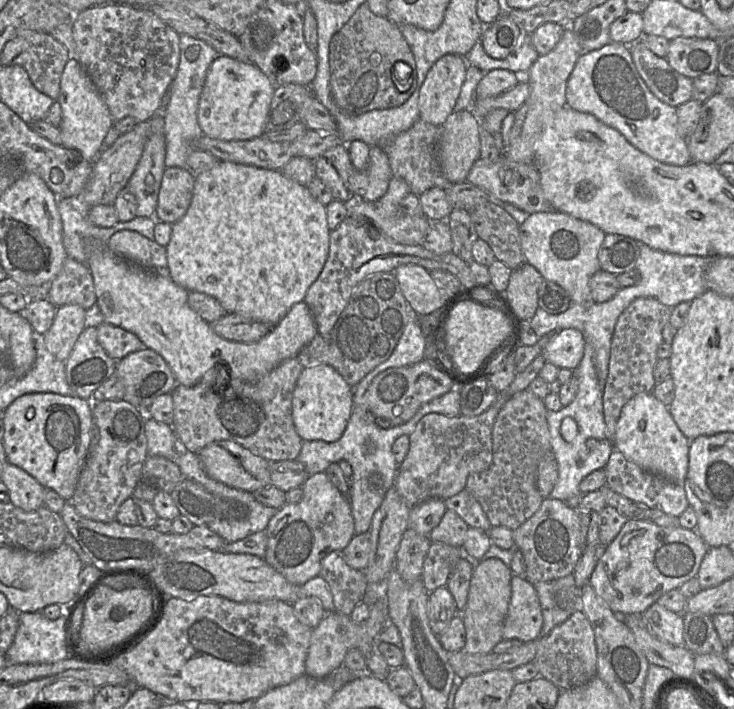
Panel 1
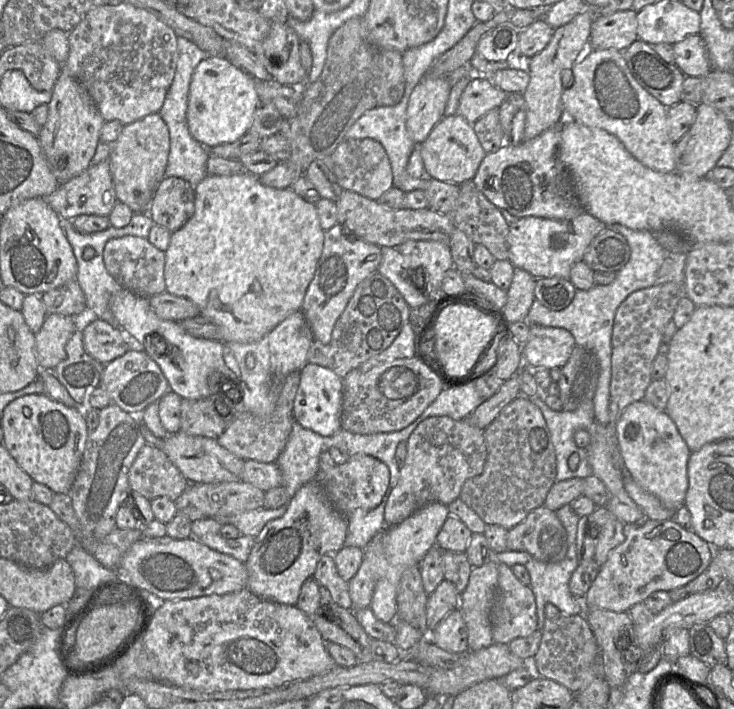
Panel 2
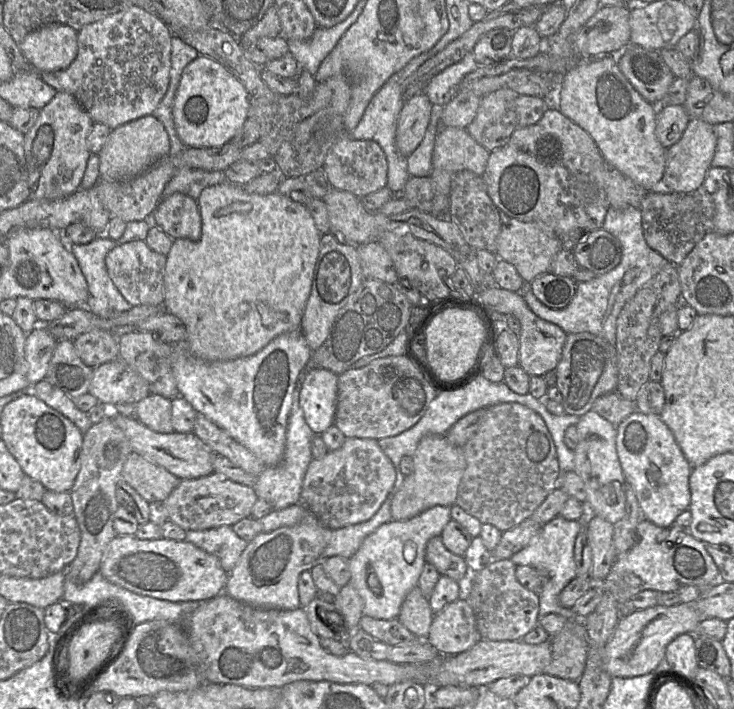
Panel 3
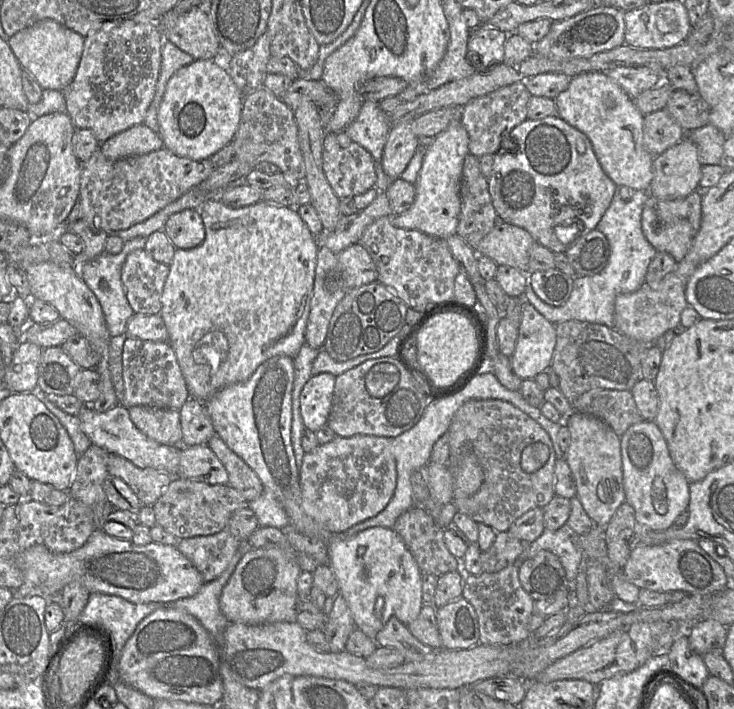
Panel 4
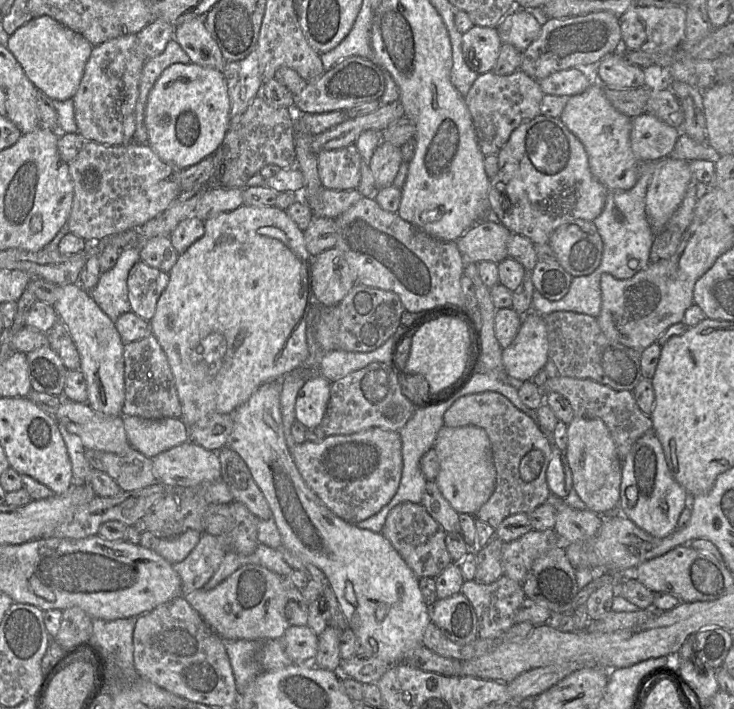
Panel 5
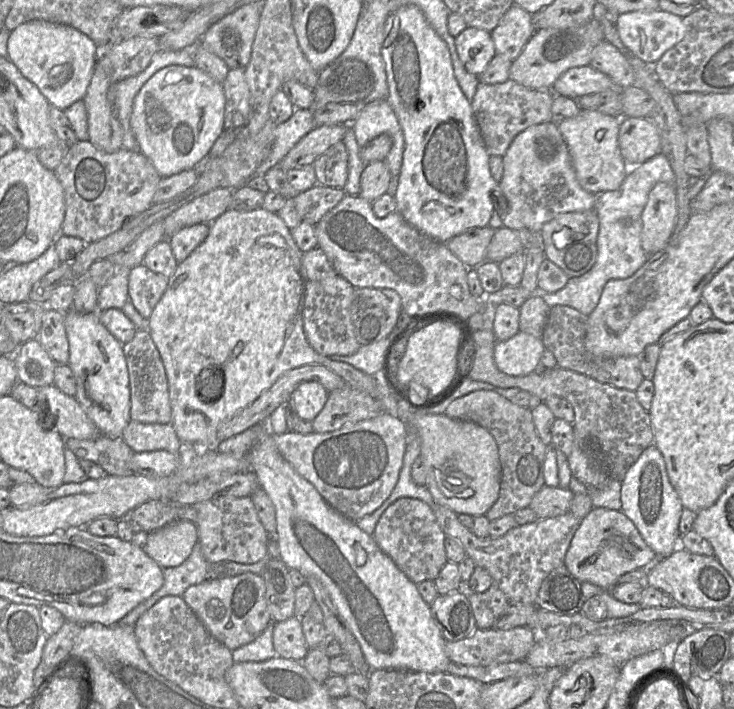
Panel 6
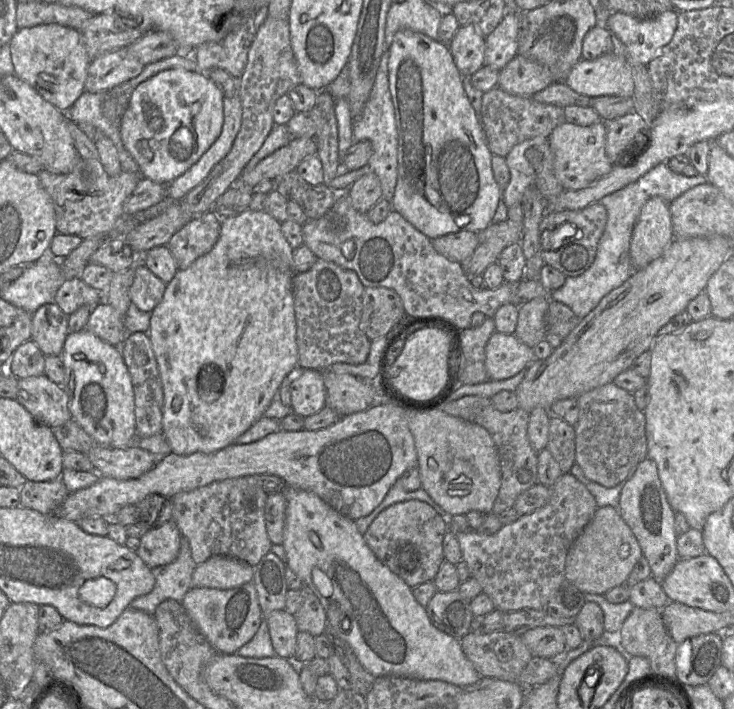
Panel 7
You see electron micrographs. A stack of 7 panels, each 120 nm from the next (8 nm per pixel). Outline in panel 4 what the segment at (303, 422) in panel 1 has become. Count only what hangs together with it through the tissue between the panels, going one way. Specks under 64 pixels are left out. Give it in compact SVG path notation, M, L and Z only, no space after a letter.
M330 373L312 376L300 394L300 411L305 428L316 432L327 425L336 377Z

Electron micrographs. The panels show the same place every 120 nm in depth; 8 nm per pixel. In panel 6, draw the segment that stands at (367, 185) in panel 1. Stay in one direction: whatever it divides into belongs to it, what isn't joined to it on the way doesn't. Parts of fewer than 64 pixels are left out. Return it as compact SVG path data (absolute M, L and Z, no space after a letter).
M343 141L327 149L312 166L317 184L343 189L348 179L348 152Z

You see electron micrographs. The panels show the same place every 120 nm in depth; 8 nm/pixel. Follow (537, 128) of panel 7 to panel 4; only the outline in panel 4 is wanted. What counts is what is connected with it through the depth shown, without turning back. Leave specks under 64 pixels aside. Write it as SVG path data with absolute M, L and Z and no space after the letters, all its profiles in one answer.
M516 82L475 98L463 106L461 123L469 136L469 153L481 157L494 155L500 148L513 149L512 145L507 145L507 136L514 127L527 120L527 105L531 97L524 82Z

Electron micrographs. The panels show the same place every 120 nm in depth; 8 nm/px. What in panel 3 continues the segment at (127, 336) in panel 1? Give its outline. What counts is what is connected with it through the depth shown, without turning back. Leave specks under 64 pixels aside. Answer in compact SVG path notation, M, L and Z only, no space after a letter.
M93 329L73 340L77 355L91 368L119 358L119 340L111 332Z

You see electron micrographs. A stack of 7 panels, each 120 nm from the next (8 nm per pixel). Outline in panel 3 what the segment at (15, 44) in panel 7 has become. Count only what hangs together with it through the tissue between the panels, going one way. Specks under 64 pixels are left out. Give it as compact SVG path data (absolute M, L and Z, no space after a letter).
M47 24L27 34L19 49L37 72L63 70L77 56L77 33L64 24Z

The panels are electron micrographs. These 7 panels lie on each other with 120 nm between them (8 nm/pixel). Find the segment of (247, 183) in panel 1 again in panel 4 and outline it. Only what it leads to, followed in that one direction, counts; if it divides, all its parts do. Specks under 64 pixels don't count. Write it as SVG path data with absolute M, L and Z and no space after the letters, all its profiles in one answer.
M211 198L199 210L205 228L204 241L190 249L175 250L161 296L160 315L167 328L168 342L175 352L191 398L205 403L222 388L248 380L266 360L279 355L295 358L304 344L319 247L316 237L303 222L296 208L262 200L249 206L231 208L217 198Z

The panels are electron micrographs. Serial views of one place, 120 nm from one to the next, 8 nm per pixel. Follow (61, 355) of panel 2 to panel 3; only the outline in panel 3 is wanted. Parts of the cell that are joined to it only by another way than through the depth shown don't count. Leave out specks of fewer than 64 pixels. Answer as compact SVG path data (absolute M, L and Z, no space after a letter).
M39 324L26 335L24 351L30 386L45 379L57 343L58 340L47 330L45 324Z

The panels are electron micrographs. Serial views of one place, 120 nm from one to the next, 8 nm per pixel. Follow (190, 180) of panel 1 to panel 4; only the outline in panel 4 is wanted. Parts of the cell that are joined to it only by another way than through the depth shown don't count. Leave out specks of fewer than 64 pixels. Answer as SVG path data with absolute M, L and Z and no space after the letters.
M185 209L167 219L163 231L176 249L190 249L205 239L205 228L200 211Z

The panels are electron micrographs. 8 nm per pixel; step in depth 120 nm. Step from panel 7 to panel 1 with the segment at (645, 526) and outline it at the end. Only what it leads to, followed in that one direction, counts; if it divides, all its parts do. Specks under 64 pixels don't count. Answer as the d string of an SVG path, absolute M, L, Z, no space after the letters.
M652 392L632 397L622 408L616 425L614 448L643 470L684 486L689 466L690 440L677 426L669 408Z

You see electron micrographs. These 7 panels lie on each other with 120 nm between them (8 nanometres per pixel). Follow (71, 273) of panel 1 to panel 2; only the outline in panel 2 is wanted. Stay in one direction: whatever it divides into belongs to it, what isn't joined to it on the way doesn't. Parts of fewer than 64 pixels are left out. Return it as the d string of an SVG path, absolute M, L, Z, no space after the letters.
M77 279L48 291L40 297L47 314L61 314L73 317L86 310L85 295Z

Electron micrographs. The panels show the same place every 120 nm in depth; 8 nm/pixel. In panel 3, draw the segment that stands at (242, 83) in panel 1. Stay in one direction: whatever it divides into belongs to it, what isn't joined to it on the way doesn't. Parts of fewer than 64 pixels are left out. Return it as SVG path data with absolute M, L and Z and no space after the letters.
M198 56L183 70L176 91L172 116L185 148L213 148L228 143L247 119L250 96L243 84L223 65Z

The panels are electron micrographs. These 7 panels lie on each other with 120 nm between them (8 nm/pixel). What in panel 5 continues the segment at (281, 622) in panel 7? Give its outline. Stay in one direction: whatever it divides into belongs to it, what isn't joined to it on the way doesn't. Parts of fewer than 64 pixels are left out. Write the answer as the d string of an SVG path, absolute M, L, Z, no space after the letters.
M307 625L290 626L281 641L293 664L309 664L317 653L318 637Z

